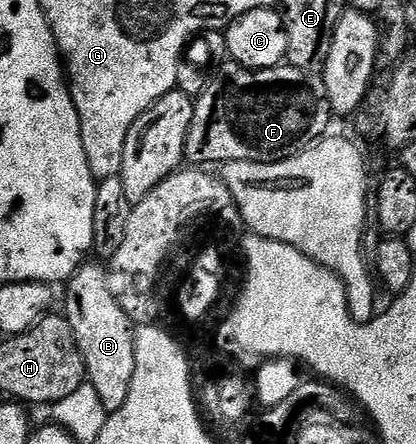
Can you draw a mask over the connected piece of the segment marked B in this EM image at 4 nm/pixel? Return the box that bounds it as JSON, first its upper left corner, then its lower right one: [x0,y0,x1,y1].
[64,264,136,414]

